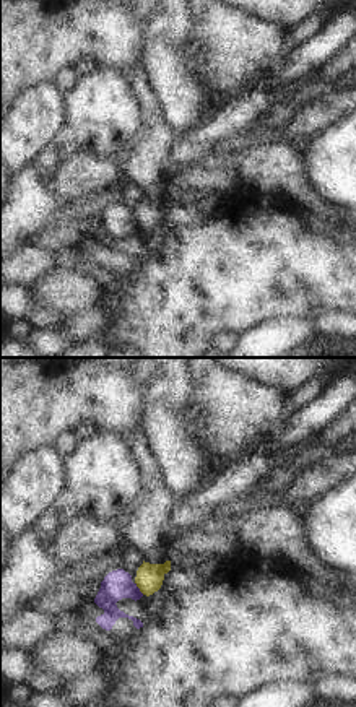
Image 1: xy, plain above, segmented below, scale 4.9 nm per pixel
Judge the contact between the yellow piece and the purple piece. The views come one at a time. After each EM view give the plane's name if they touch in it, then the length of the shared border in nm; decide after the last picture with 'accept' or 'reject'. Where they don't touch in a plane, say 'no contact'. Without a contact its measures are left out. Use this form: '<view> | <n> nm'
xy | 80 nm

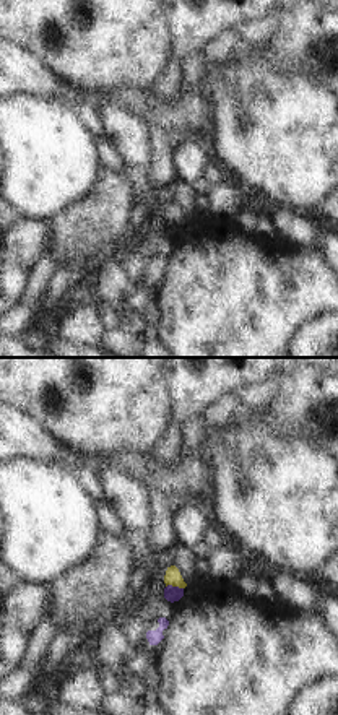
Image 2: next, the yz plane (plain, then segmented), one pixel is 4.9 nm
yz | 90 nm

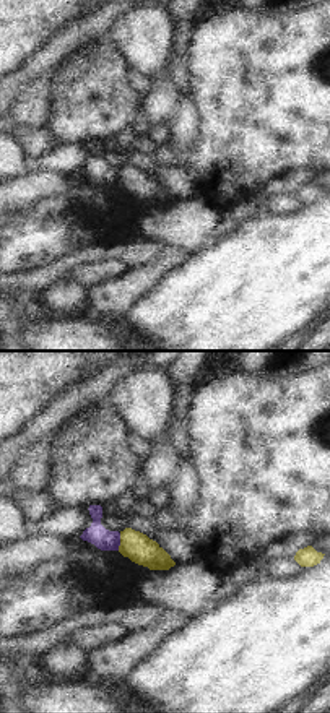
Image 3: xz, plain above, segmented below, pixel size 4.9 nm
xz | 90 nm

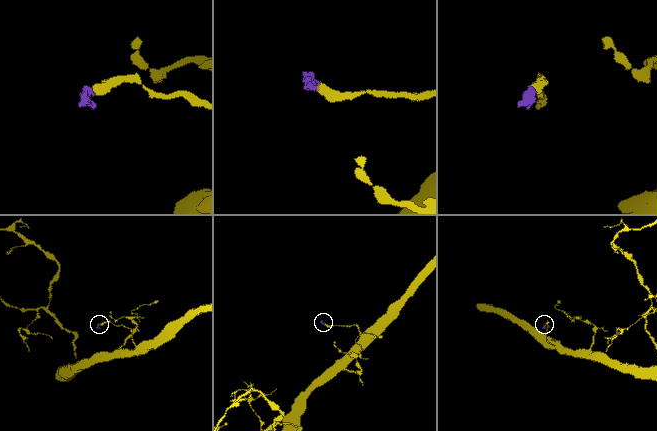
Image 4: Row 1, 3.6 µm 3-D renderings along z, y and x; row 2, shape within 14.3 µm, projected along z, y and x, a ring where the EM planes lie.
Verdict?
reject

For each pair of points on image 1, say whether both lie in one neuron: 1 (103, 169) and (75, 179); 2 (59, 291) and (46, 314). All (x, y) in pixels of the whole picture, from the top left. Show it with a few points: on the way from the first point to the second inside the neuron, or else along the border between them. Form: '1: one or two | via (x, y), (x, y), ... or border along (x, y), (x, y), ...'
1: one | via (96, 173), (82, 176)
2: two | border along (38, 304), (49, 306), (64, 316)

